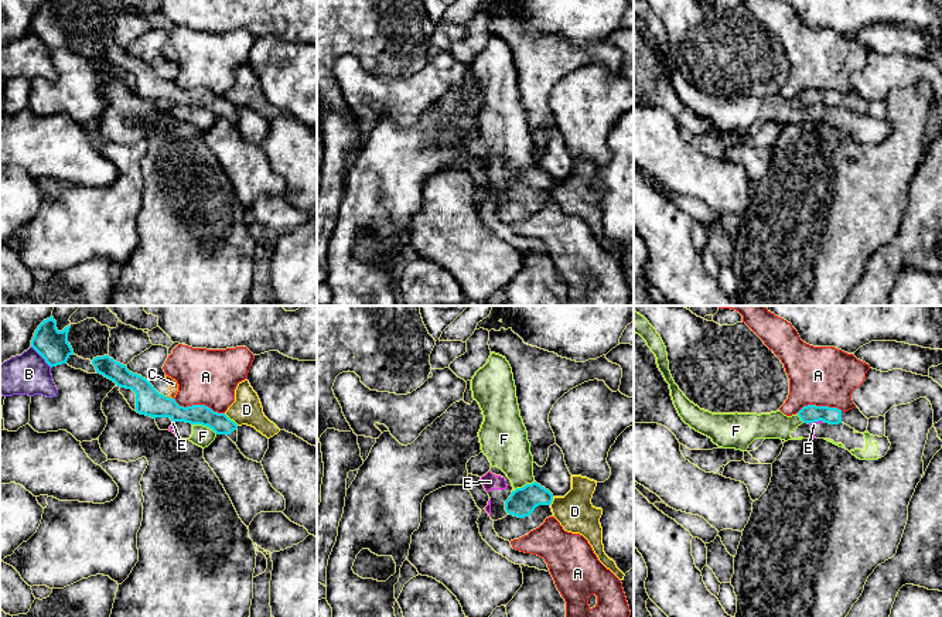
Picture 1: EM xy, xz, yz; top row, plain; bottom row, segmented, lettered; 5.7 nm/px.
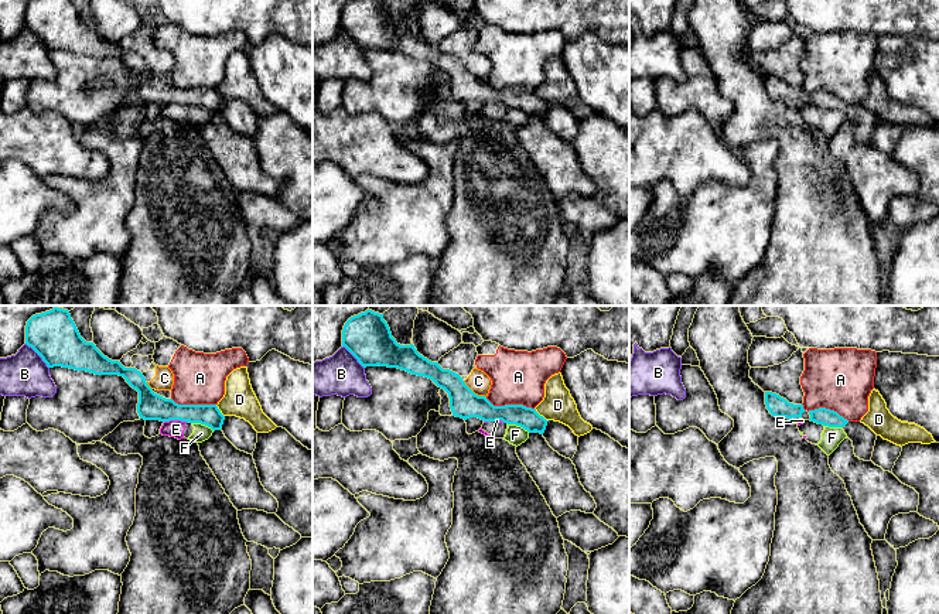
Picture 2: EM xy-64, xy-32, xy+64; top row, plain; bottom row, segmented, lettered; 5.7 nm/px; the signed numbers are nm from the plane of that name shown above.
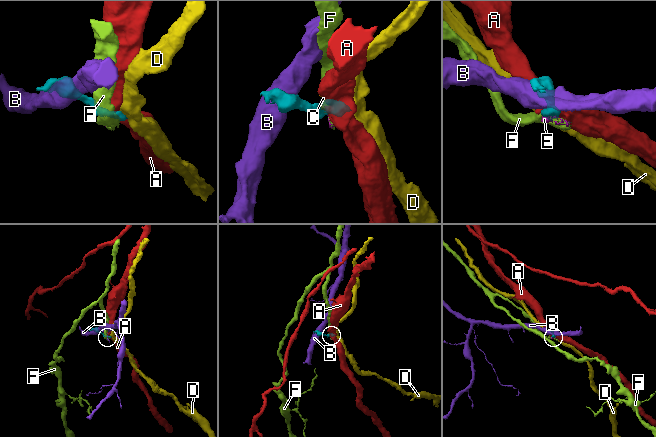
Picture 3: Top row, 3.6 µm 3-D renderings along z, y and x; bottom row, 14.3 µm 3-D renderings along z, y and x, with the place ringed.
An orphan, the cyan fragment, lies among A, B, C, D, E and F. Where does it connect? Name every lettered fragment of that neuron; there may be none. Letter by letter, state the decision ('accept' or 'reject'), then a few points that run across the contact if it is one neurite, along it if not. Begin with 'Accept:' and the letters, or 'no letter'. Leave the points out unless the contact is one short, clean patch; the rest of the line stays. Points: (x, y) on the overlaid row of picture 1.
Accept: no letter
A: reject; line xy (174, 398), (184, 406), (207, 405), (224, 413)
B: reject
C: reject; line xy (166, 396), (173, 399)
D: reject; line xy (224, 413), (238, 425)
E: reject; line yz (822, 421), (808, 423)
F: reject; line xy (193, 423), (208, 426), (217, 433)

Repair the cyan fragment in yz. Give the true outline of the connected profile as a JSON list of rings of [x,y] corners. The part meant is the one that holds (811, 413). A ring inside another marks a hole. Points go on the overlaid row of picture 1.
[[[808,405],[798,412],[798,416],[803,423],[808,425],[819,420],[829,425],[844,423],[859,433],[867,432],[868,426],[868,419],[860,412],[857,406],[847,412],[842,412],[837,408]]]

